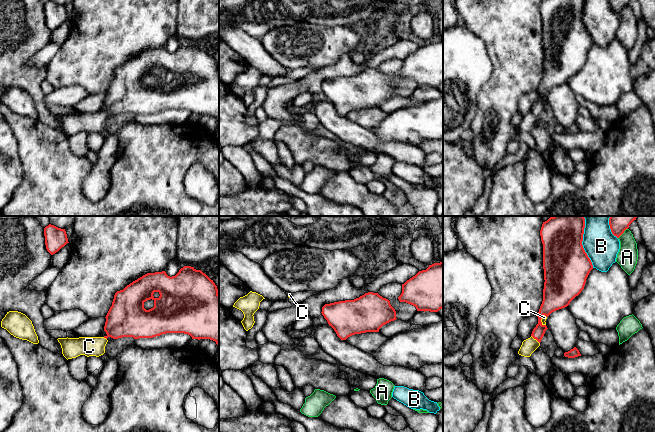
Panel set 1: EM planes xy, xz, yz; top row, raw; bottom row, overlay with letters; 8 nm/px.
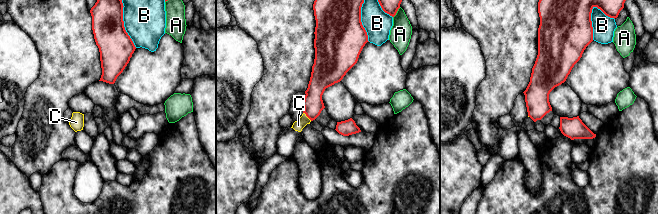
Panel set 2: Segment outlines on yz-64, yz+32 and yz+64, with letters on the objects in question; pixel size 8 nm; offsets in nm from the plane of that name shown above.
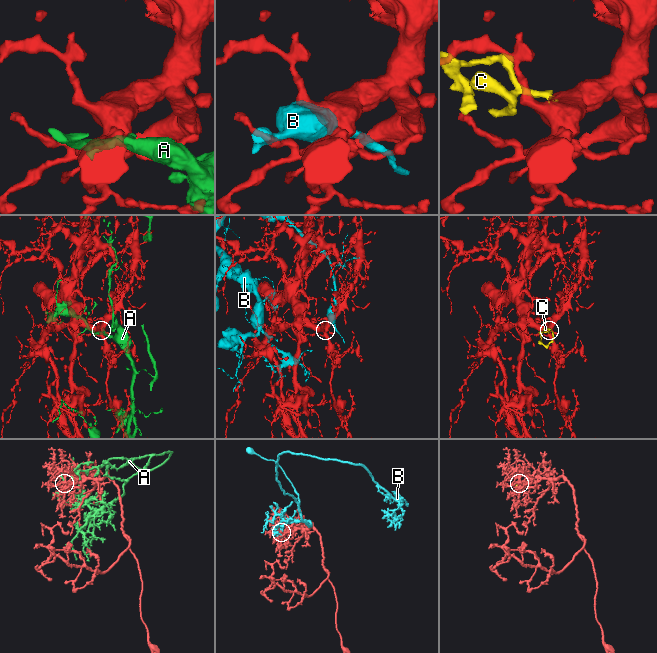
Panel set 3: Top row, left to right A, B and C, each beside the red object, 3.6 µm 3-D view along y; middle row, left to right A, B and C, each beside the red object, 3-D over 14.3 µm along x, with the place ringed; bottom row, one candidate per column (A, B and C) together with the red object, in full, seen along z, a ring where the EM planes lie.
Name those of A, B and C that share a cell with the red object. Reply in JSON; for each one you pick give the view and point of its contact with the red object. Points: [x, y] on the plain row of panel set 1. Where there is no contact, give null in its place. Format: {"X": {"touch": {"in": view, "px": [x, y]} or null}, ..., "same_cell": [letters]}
{"C": {"touch": {"in": "yz", "px": [535, 114]}}, "same_cell": ["C"]}

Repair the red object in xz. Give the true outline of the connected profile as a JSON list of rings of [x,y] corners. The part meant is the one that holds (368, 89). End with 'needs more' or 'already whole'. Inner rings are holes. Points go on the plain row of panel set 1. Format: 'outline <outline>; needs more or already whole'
outline [[[368,68],[354,76],[325,80],[322,91],[341,116],[379,105],[396,96],[396,87],[390,77],[378,69]]]; already whole

